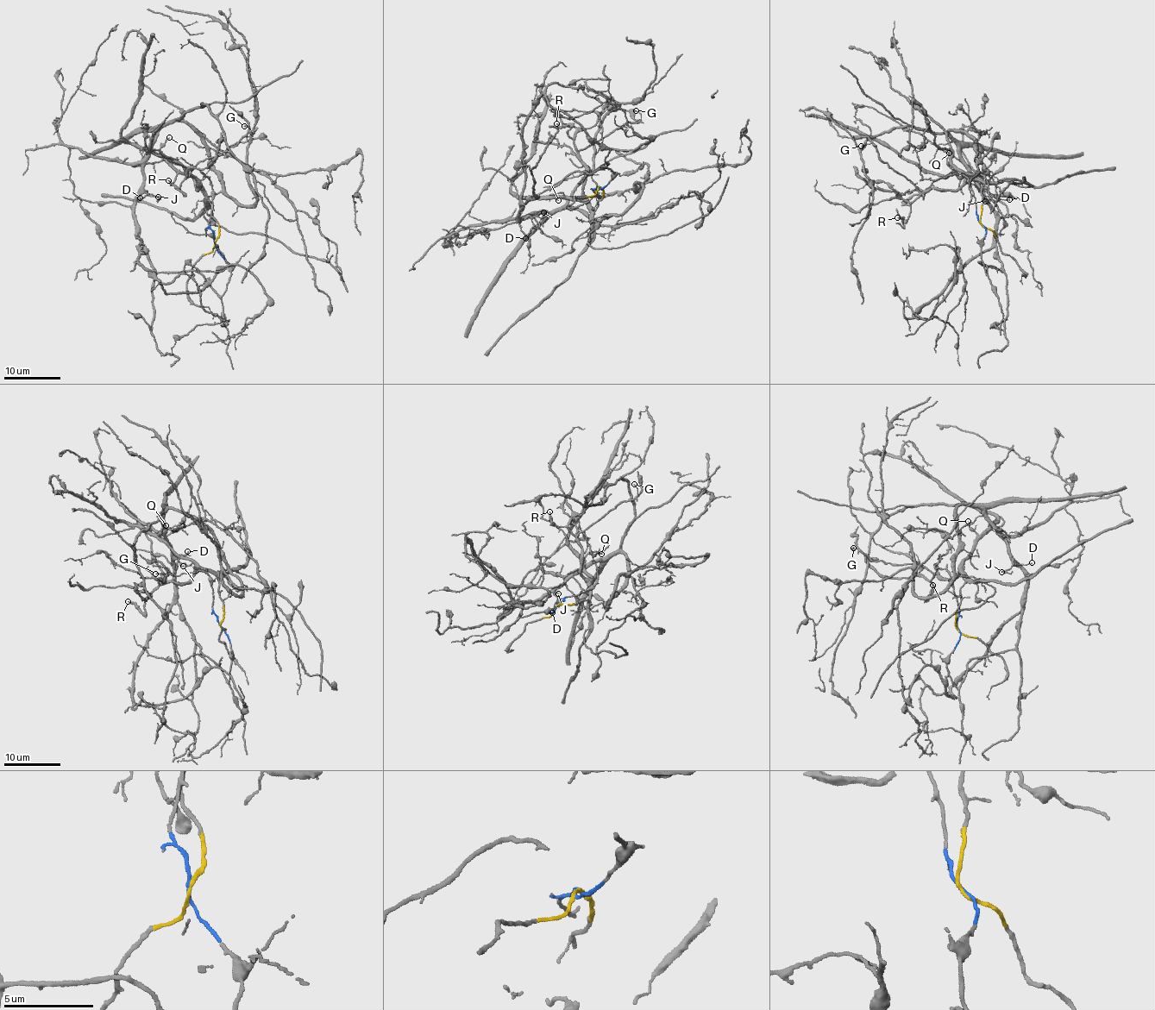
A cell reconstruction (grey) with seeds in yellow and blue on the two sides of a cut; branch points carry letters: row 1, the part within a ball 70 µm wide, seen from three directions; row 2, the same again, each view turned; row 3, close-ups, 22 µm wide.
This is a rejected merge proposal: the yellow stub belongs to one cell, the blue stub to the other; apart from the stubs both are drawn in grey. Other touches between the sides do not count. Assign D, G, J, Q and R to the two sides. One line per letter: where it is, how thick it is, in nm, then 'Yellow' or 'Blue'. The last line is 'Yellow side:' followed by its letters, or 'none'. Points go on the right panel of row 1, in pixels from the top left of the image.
D: Place: (1009, 199). Thickness 110 nm. Blue
G: Place: (861, 146). Thickness 90 nm. Yellow
J: Place: (985, 201). Thickness 110 nm. Blue
Q: Place: (949, 153). Thickness 120 nm. Yellow
R: Place: (897, 217). Thickness 220 nm. Yellow
Yellow side: G, Q, R

